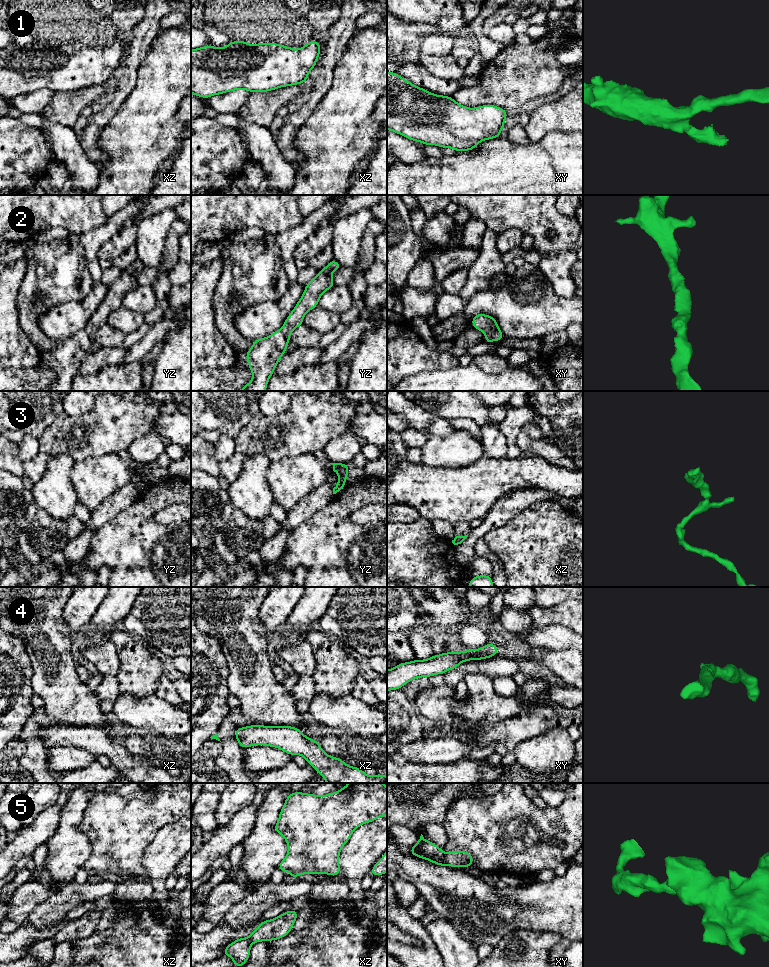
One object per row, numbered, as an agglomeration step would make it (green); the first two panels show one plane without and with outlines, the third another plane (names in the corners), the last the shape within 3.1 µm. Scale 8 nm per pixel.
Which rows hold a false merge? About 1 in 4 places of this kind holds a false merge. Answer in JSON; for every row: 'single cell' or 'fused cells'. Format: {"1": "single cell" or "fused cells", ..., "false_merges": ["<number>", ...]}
{"1": "single cell", "2": "single cell", "3": "fused cells", "4": "single cell", "5": "fused cells", "false_merges": ["3", "5"]}

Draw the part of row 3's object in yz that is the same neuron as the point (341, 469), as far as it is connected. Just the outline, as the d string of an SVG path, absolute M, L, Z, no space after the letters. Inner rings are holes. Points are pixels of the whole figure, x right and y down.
M331 463L333 465L333 471L338 474L338 478L340 483L345 483L348 472L349 472L349 465L343 463Z

